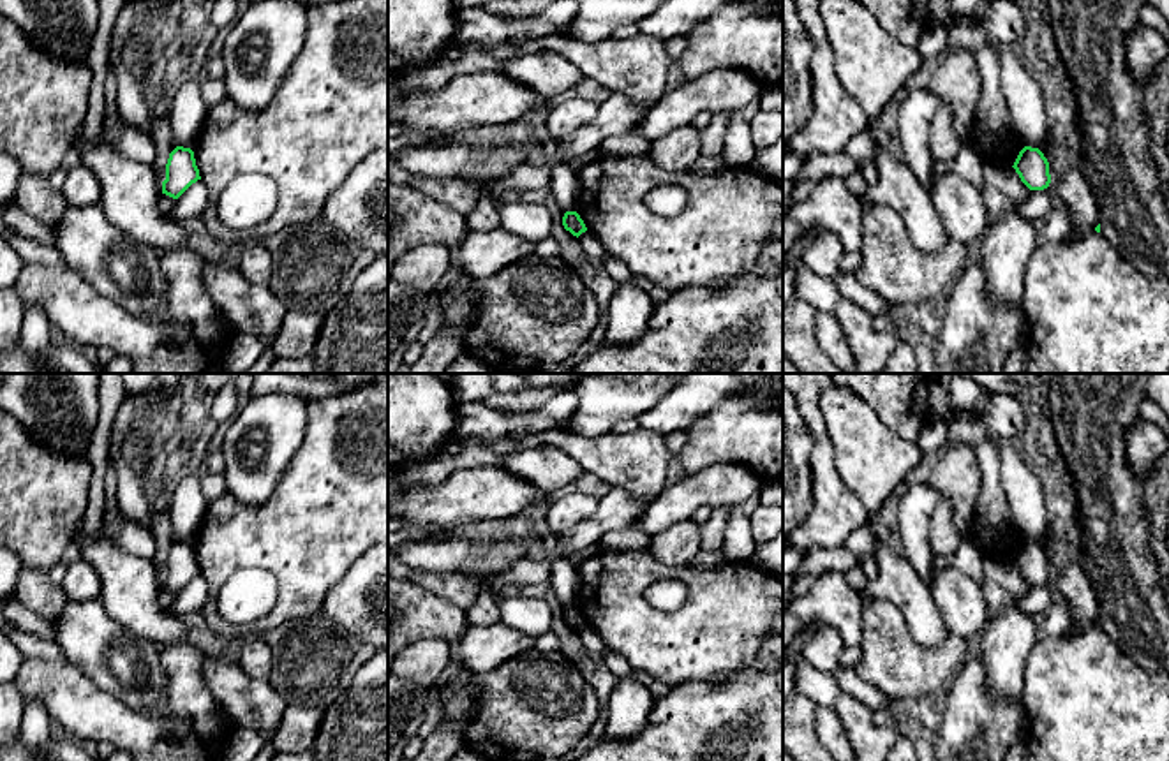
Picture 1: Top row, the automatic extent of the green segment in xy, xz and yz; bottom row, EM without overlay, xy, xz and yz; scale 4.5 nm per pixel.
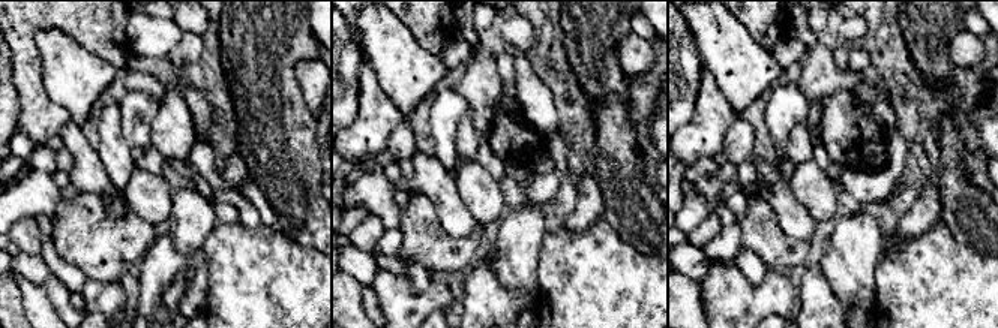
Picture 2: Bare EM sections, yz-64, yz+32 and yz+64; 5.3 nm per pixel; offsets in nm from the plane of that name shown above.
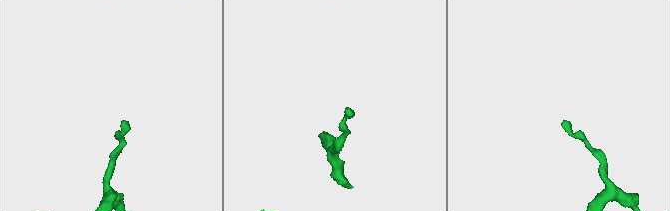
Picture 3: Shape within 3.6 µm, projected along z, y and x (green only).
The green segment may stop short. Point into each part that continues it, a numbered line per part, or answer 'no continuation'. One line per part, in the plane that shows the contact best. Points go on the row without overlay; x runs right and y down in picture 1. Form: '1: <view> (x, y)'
no continuation

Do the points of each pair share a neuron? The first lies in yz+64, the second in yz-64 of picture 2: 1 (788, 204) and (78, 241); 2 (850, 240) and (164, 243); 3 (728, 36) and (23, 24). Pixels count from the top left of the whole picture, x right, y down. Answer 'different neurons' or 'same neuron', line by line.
1: different neurons
2: different neurons
3: different neurons

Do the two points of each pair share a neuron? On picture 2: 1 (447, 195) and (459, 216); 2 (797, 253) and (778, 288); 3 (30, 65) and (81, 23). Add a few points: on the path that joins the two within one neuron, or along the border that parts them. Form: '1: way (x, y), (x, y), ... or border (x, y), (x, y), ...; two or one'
1: way (447, 199), (447, 204), (455, 211); one
2: border (767, 268), (776, 268), (784, 273); two
3: way (27, 44), (27, 32), (39, 20), (60, 20); one

